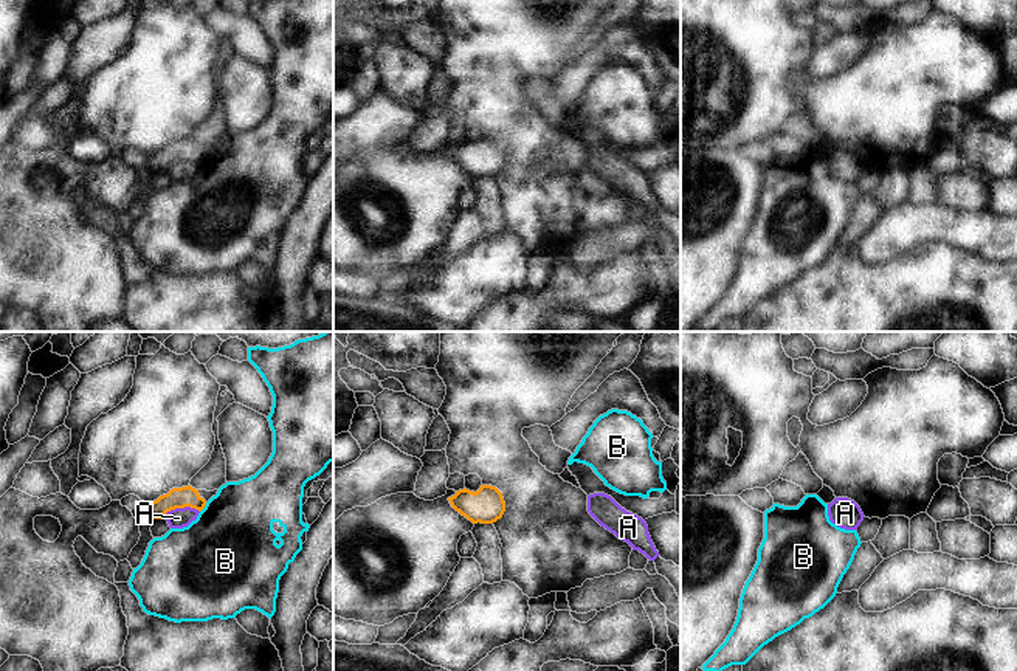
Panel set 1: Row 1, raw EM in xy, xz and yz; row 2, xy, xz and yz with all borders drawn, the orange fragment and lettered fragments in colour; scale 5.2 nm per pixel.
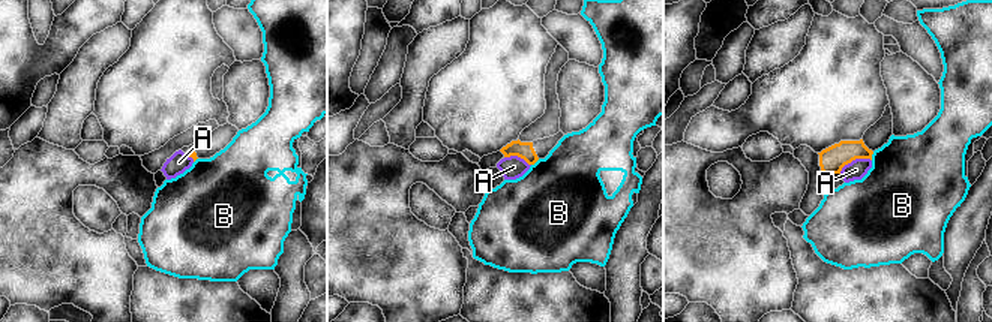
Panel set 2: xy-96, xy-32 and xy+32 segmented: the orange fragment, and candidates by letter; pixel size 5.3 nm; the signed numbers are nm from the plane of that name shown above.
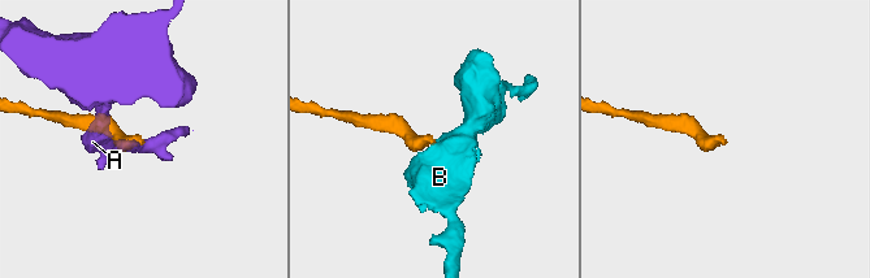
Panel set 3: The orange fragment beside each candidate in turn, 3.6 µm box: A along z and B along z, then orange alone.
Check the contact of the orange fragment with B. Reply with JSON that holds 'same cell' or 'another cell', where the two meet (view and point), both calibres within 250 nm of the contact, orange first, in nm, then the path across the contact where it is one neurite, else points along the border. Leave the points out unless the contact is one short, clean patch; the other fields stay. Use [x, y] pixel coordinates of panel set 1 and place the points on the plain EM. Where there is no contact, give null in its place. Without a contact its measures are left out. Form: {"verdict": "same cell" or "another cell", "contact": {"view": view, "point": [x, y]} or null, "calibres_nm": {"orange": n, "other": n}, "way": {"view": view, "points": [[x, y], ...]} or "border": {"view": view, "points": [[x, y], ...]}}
{"verdict": "another cell", "contact": {"view": "xy", "point": [203, 160]}, "calibres_nm": {"orange": 110, "other": 460}, "border": {"view": "xy", "points": [[206, 155], [200, 165]]}}

